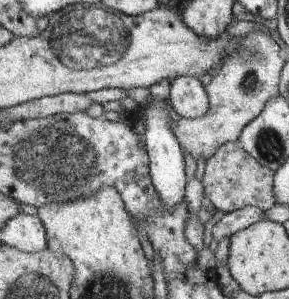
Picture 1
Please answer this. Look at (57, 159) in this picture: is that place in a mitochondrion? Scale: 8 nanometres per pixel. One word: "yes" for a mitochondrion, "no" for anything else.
yes

